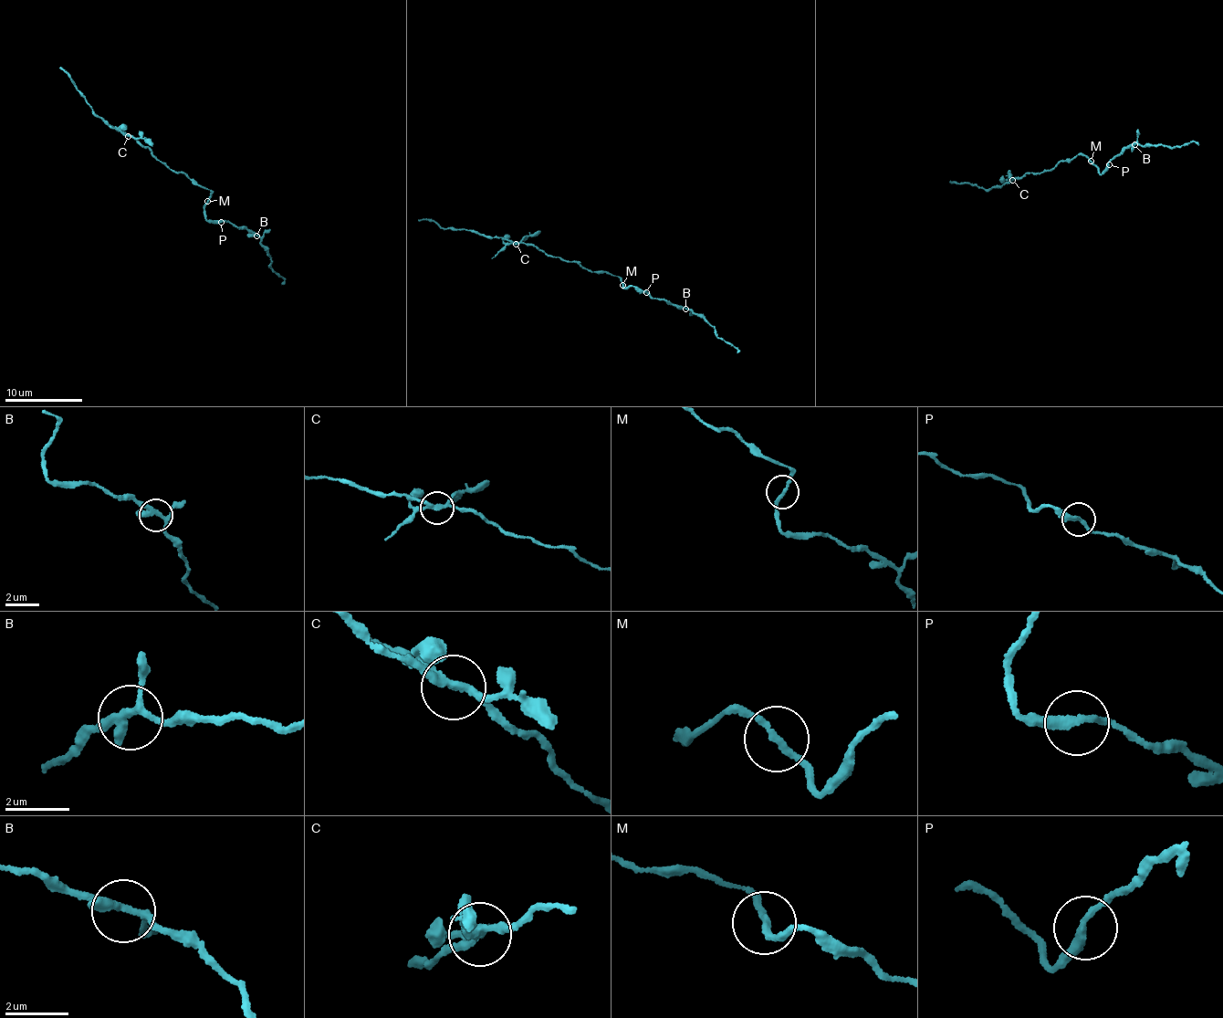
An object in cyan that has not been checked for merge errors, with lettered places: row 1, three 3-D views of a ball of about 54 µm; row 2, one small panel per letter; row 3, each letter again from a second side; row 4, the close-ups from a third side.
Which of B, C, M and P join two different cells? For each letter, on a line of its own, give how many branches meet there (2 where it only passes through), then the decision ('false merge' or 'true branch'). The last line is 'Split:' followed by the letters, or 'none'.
B: branches 4; true branch
C: branches 4; false merge
M: branches 2; true branch
P: branches 2; true branch
Split: C

